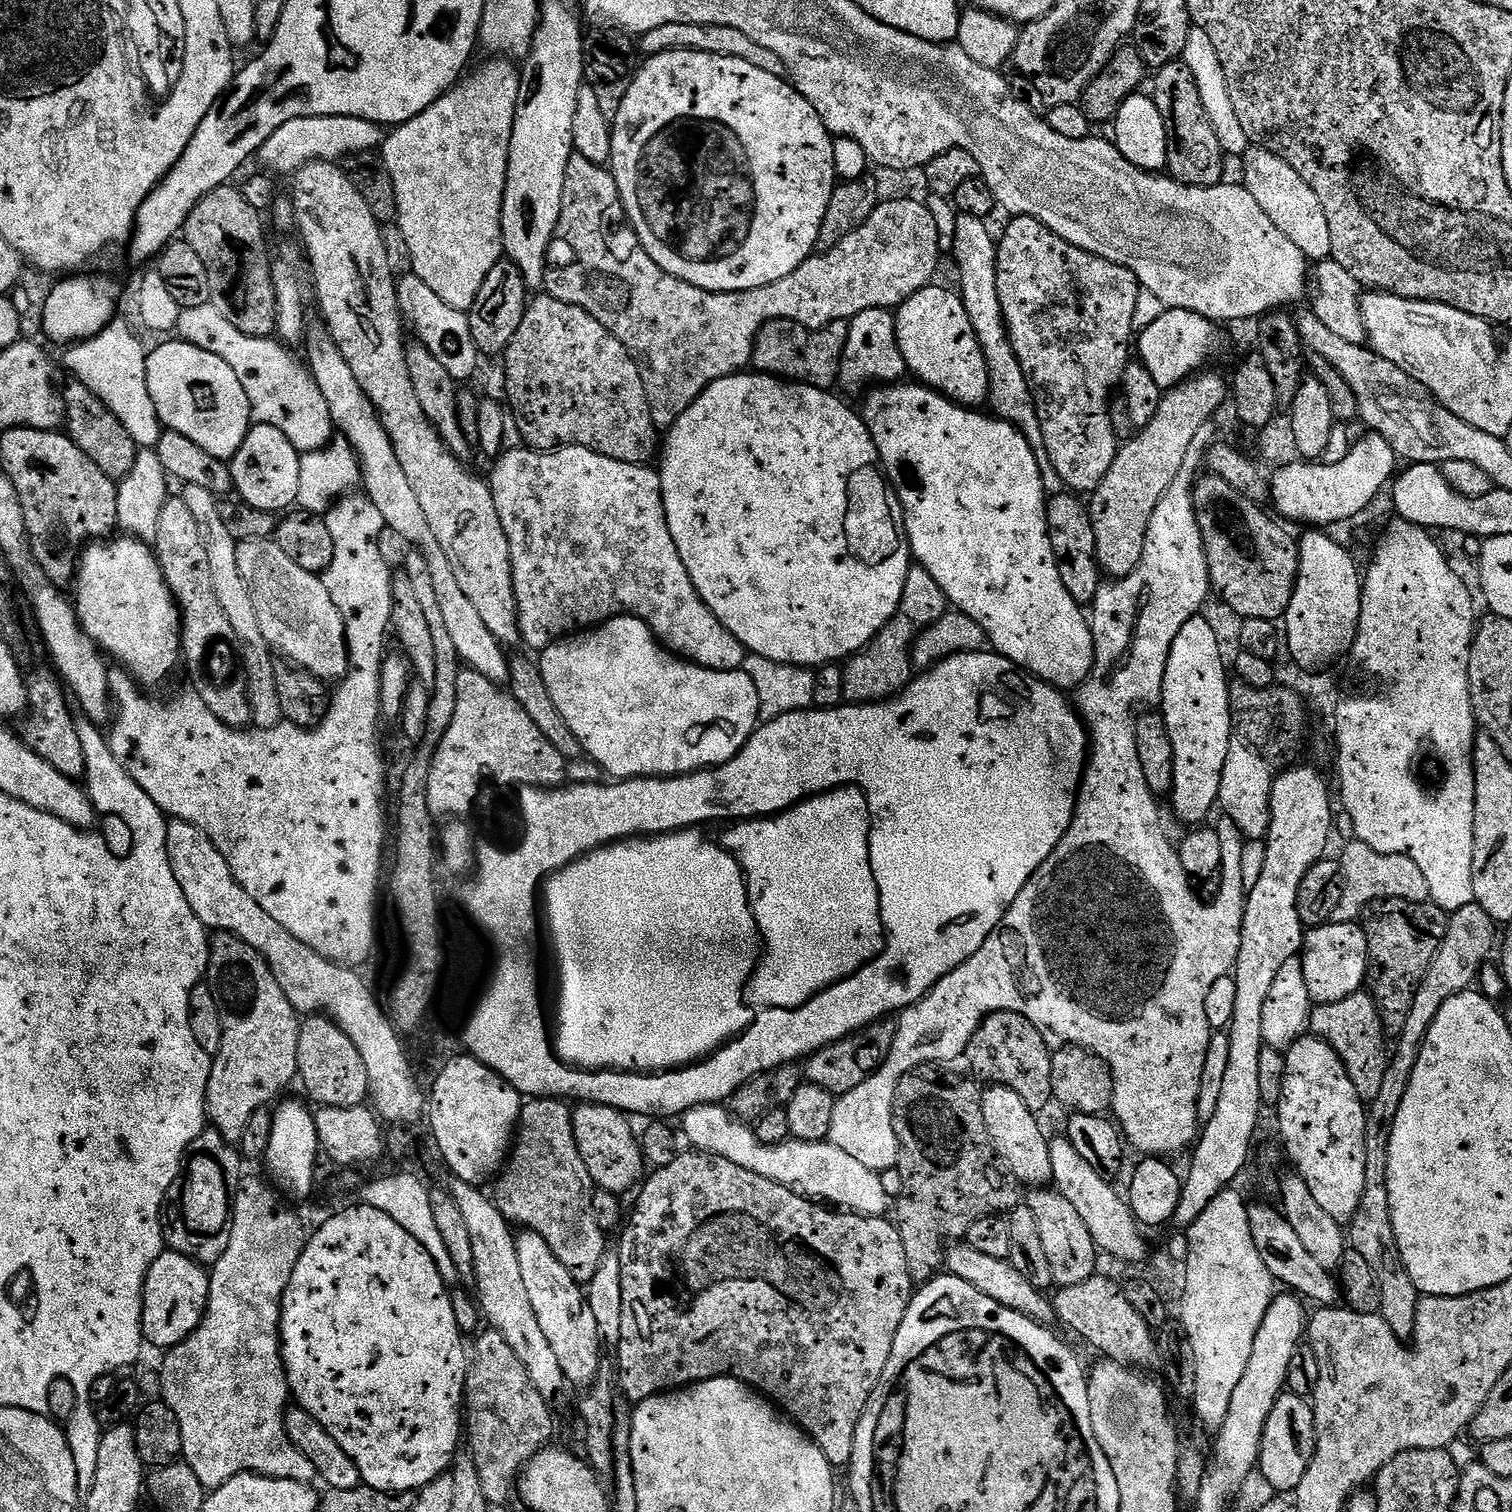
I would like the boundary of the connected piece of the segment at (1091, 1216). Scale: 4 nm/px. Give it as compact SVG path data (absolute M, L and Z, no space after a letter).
M1067 1138L1053 1139L1050 1143L1050 1166L1052 1167L1052 1179L1055 1191L1061 1192L1078 1210L1082 1222L1086 1222L1086 1230L1094 1238L1097 1249L1101 1253L1109 1252L1116 1260L1125 1260L1128 1264L1140 1264L1148 1256L1148 1248L1144 1245L1145 1233L1138 1227L1138 1221L1128 1207L1127 1199L1120 1196L1111 1188L1109 1181L1078 1150L1074 1150L1072 1143Z

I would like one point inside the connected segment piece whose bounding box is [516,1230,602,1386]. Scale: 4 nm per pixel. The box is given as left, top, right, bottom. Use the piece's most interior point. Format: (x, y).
(563, 1311)

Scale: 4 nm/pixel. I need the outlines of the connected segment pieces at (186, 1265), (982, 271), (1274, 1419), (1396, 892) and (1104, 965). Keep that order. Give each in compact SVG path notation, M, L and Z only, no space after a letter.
M164 1251L156 1259L154 1266L150 1266L144 1279L142 1326L145 1341L156 1348L167 1350L190 1338L190 1334L194 1334L208 1309L209 1294L210 1272L205 1265L177 1252Z
M959 213L951 256L941 259L938 272L941 277L944 276L952 284L960 278L958 290L961 300L966 307L966 314L970 317L971 325L974 326L979 345L982 346L987 373L990 376L987 399L988 406L991 406L989 409L999 419L1015 425L1027 438L1038 461L1045 493L1056 495L1065 491L1064 483L1054 469L1054 464L1049 460L1049 451L1046 450L1045 438L1042 437L1041 423L1038 422L1032 391L1026 382L1025 372L1022 370L1021 363L1018 362L1017 355L1014 354L1013 344L1005 329L997 288L997 241L995 235L992 236L988 230L988 226L985 220Z
M1285 1391L1278 1402L1274 1402L1274 1410L1270 1410L1270 1418L1266 1418L1266 1430L1262 1430L1258 1476L1276 1491L1273 1493L1295 1493L1302 1474L1306 1474L1306 1466L1310 1466L1314 1458L1315 1449L1316 1427L1311 1403L1305 1397Z
M1358 839L1350 842L1338 858L1343 874L1343 894L1331 914L1329 923L1351 924L1376 900L1393 899L1418 903L1429 901L1426 878L1413 859L1406 858L1405 855L1384 855L1370 849L1370 846Z
M1186 462L1182 466L1182 470L1178 470L1174 482L1170 482L1170 490L1166 490L1166 494L1162 494L1162 502L1158 502L1158 506L1150 518L1150 526L1146 530L1146 546L1142 550L1142 562L1138 562L1138 566L1129 576L1101 583L1098 594L1090 605L1090 623L1092 637L1096 643L1096 661L1092 667L1092 673L1074 692L1075 707L1090 733L1090 755L1084 769L1084 779L1080 790L1076 793L1076 809L1070 830L1066 830L1062 842L1058 842L1058 846L1052 851L1050 858L1046 858L1046 862L1042 862L1042 866L1038 866L1038 870L1034 870L1030 882L1026 882L1026 886L1022 886L1018 898L1014 898L1010 910L1004 915L1000 925L992 931L990 938L986 938L982 950L978 950L978 954L974 954L962 966L958 966L958 970L946 974L946 978L938 981L917 1004L899 1013L894 1046L890 1046L890 1054L884 1059L880 1069L870 1078L866 1078L866 1082L862 1082L862 1086L854 1086L854 1090L850 1090L837 1099L834 1106L834 1122L830 1126L828 1140L834 1146L838 1146L838 1150L846 1150L846 1154L850 1154L850 1158L862 1162L862 1166L866 1166L866 1170L882 1173L899 1165L900 1143L898 1134L894 1130L894 1102L896 1101L898 1082L902 1082L902 1078L907 1072L920 1068L924 1064L940 1066L945 1063L943 1060L956 1060L959 1056L961 1059L967 1053L970 1038L974 1038L978 1026L991 1012L1022 1014L1022 1018L1026 1018L1036 1027L1038 1034L1042 1034L1048 1047L1053 1050L1075 1046L1090 1050L1095 1056L1102 1057L1107 1062L1114 1078L1111 1115L1114 1117L1123 1139L1131 1147L1133 1144L1138 1151L1144 1152L1140 1154L1148 1158L1172 1158L1175 1152L1180 1152L1183 1148L1191 1149L1198 1139L1198 1121L1200 1120L1198 1094L1202 1086L1202 1066L1206 1066L1206 1050L1214 1035L1214 1029L1210 1026L1210 1022L1206 1022L1206 994L1210 991L1210 986L1214 986L1214 982L1218 982L1218 978L1229 975L1235 969L1238 950L1242 946L1246 889L1242 882L1241 855L1245 841L1242 837L1240 838L1238 829L1252 832L1248 834L1262 834L1267 831L1269 800L1274 774L1270 772L1269 761L1261 757L1255 748L1249 747L1239 738L1232 740L1230 750L1227 751L1226 764L1223 767L1218 804L1233 824L1217 825L1216 829L1222 847L1222 866L1218 873L1220 890L1213 904L1203 904L1192 893L1193 881L1186 874L1186 870L1182 870L1182 862L1177 849L1174 847L1173 841L1172 844L1168 841L1168 836L1164 833L1163 826L1160 825L1160 808L1156 805L1159 803L1157 797L1152 795L1150 786L1146 786L1146 774L1142 774L1142 762L1138 762L1138 742L1134 738L1137 717L1136 704L1144 703L1144 706L1160 704L1164 667L1168 661L1170 646L1174 642L1174 638L1178 638L1178 630L1182 630L1182 626L1186 626L1186 622L1190 622L1190 618L1203 609L1200 607L1203 606L1204 599L1210 596L1204 543L1200 527L1196 522L1196 512L1192 509L1192 486L1197 479L1198 471L1196 472L1192 462Z

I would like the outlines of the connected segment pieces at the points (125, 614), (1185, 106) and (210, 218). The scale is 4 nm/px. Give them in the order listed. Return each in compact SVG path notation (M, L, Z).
M139 538L116 539L93 542L83 549L74 577L76 617L80 619L84 633L92 639L101 653L109 657L112 655L120 663L117 665L127 669L137 684L152 690L155 684L162 683L175 670L176 664L178 668L181 663L180 611L177 610L176 600L164 580L155 551Z
M1183 59L1175 60L1155 69L1154 76L1156 76L1156 85L1150 89L1150 95L1158 106L1158 114L1162 114L1162 122L1166 122L1167 175L1191 188L1212 188L1215 184L1221 183L1225 179L1226 153L1218 142L1218 134L1214 134L1214 126L1210 126L1210 118L1206 118L1206 106L1202 106L1202 94L1198 94L1198 82L1194 82L1194 74L1190 74L1190 66L1186 66Z
M231 183L223 184L218 190L210 190L190 210L182 229L185 244L194 246L198 258L206 265L206 275L210 278L210 303L218 308L219 313L228 319L242 334L256 337L271 337L276 331L276 295L272 281L272 266L268 246L264 242L265 217L250 202L246 202L239 187L232 188Z

